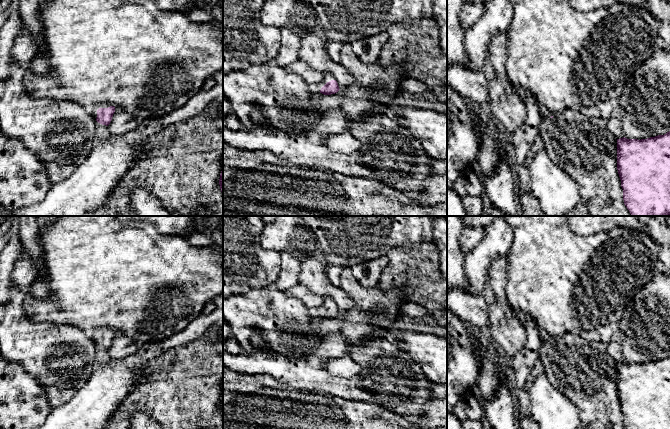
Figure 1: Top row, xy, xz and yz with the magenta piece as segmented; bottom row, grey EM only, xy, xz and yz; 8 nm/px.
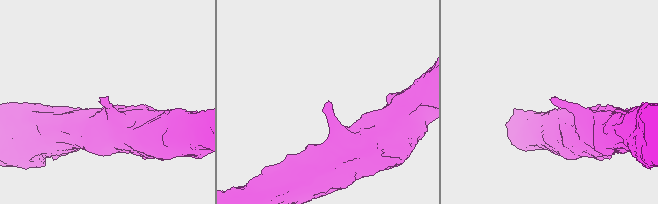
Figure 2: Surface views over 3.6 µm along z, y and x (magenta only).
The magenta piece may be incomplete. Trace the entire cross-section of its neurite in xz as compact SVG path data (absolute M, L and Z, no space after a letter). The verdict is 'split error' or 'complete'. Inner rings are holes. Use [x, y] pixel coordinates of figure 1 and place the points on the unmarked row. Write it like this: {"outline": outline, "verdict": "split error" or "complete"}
{"outline": "M329 296L323 297L323 304L317 308L311 309L313 317L322 317L324 319L331 319L337 317L340 313L333 298Z", "verdict": "split error"}

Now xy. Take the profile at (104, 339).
{"outline": "M109 327L92 328L86 332L88 337L92 339L98 347L106 350L110 348L115 336L115 331Z", "verdict": "split error"}

